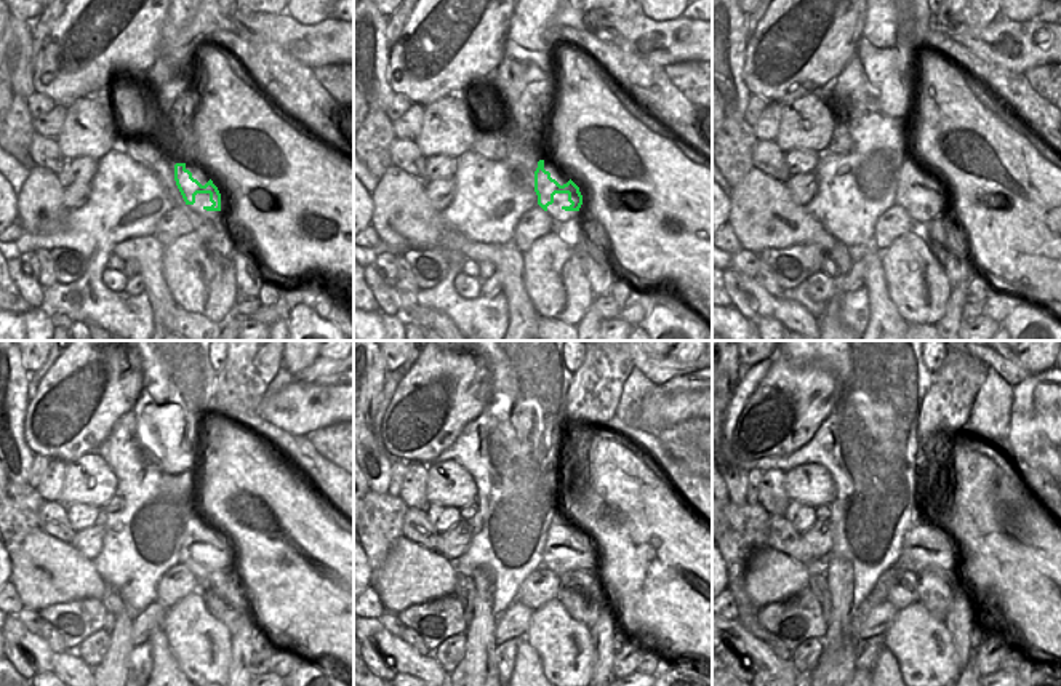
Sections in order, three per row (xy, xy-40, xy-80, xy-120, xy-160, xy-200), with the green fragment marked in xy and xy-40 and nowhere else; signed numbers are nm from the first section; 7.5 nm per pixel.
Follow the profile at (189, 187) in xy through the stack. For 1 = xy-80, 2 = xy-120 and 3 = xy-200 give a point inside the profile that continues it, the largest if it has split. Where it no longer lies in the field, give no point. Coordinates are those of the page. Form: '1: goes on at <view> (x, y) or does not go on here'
1: goes on at xy-80 (936, 199)
2: goes on at xy-120 (220, 549)
3: goes on at xy-200 (938, 549)

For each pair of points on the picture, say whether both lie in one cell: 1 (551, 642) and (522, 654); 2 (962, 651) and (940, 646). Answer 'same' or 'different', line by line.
1: different
2: different

